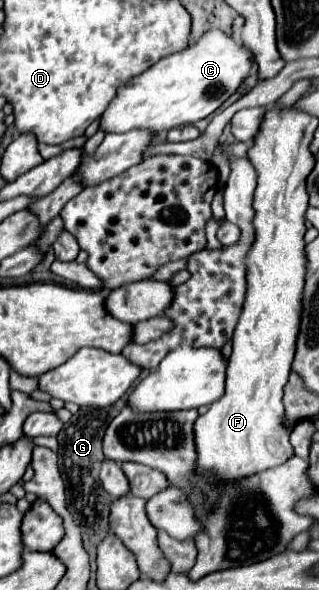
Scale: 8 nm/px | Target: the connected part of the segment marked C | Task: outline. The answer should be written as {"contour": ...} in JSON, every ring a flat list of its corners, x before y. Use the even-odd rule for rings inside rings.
{"contour":[[211,30,211,34,199,38,197,44,161,58,151,68,119,86,115,98,99,116,99,130,111,134,139,128,157,134,161,130,203,120,241,86,253,68,255,64,251,62,251,54,247,54,235,38,221,30]]}

